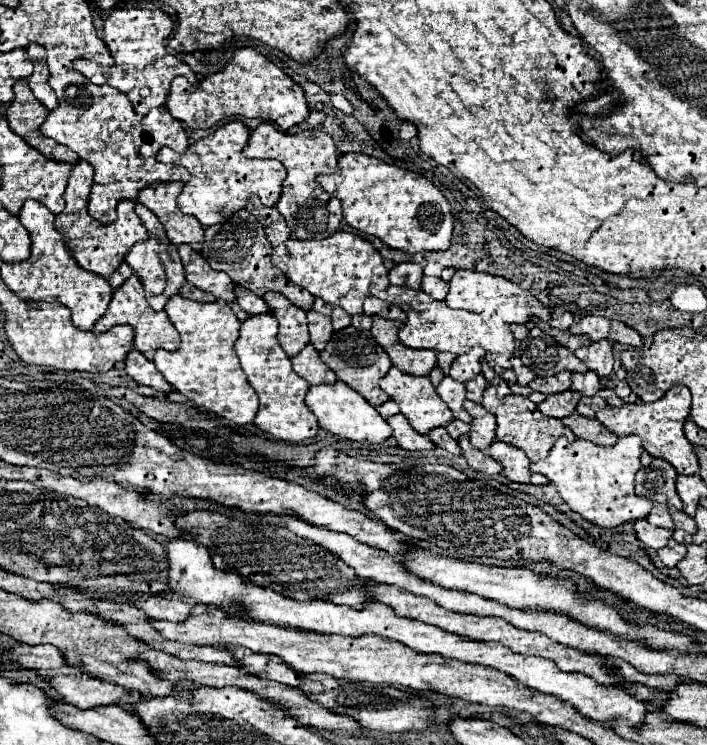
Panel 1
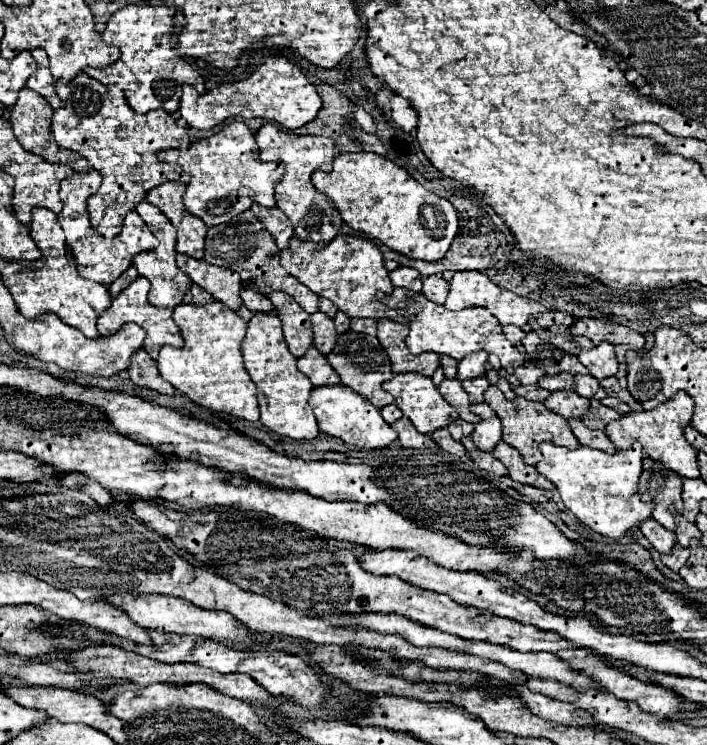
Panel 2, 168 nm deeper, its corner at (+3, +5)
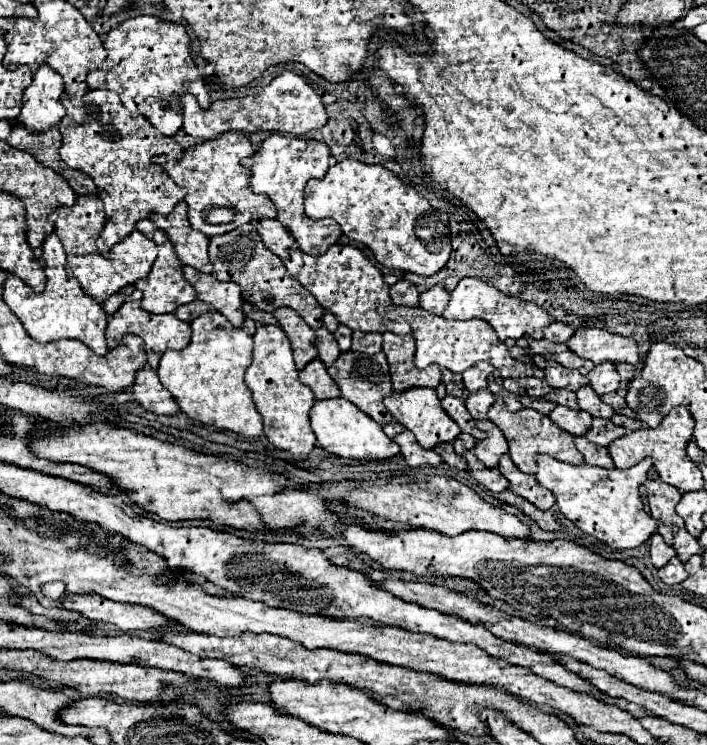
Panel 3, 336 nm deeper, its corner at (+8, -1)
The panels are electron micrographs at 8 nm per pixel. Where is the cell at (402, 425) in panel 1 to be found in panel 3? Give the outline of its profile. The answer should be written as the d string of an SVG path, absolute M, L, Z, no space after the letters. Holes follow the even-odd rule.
M402 431L400 435L394 437L394 441L400 445L402 457L406 459L406 463L410 467L424 467L424 465L440 465L442 463L442 457L436 451L420 447L410 431Z

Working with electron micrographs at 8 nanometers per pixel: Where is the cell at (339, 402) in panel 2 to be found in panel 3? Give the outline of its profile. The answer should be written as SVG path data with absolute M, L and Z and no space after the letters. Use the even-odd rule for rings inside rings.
M342 397L316 401L314 407L310 409L310 425L316 433L318 445L324 451L344 457L344 459L382 461L382 459L390 459L400 453L400 447L390 437L386 437L382 427L372 417L368 417L356 405L352 405L350 401L346 401Z

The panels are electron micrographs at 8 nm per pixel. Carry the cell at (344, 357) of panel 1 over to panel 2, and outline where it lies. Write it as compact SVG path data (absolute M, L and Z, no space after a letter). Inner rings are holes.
M355 331L341 333L341 335L337 335L337 343L335 343L331 355L327 355L327 361L337 371L343 385L357 391L361 397L371 401L375 407L381 409L381 407L393 403L393 397L387 391L383 391L383 387L381 387L383 381L393 377L393 371L391 371L389 357L385 353L385 349L381 347L381 343L377 341L377 337L355 335Z

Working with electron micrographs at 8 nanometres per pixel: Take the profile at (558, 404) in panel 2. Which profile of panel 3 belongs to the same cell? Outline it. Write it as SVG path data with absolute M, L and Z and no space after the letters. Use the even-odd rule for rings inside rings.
M558 405L550 415L548 415L560 429L568 431L574 437L586 435L586 431L592 427L592 415L586 411L574 411L568 407Z

